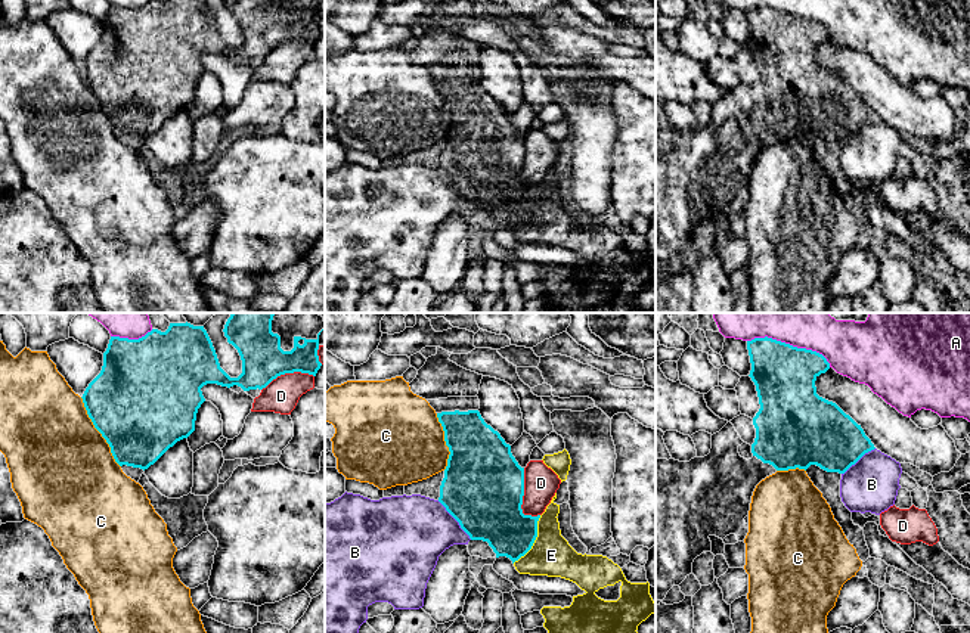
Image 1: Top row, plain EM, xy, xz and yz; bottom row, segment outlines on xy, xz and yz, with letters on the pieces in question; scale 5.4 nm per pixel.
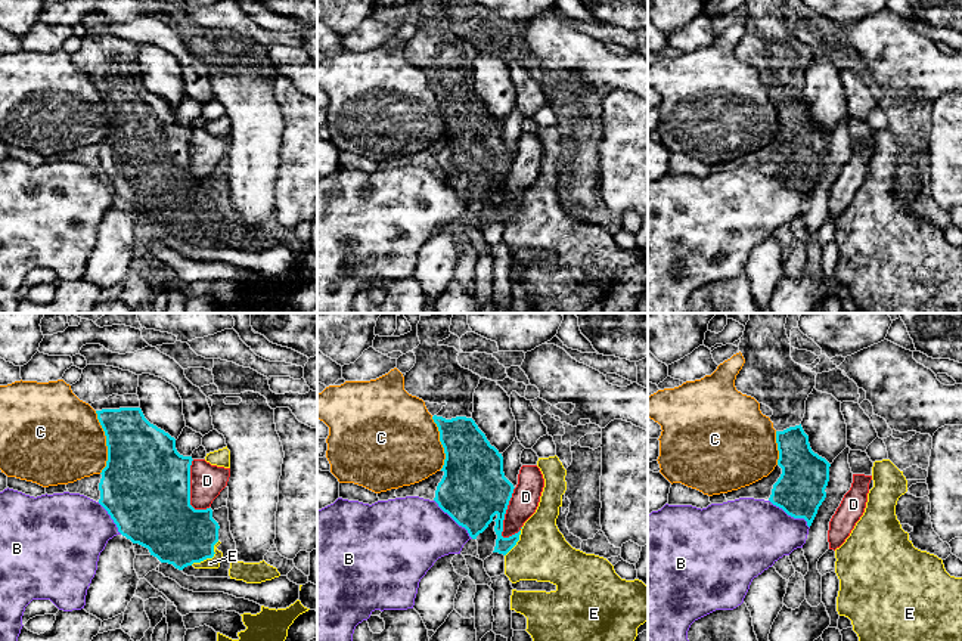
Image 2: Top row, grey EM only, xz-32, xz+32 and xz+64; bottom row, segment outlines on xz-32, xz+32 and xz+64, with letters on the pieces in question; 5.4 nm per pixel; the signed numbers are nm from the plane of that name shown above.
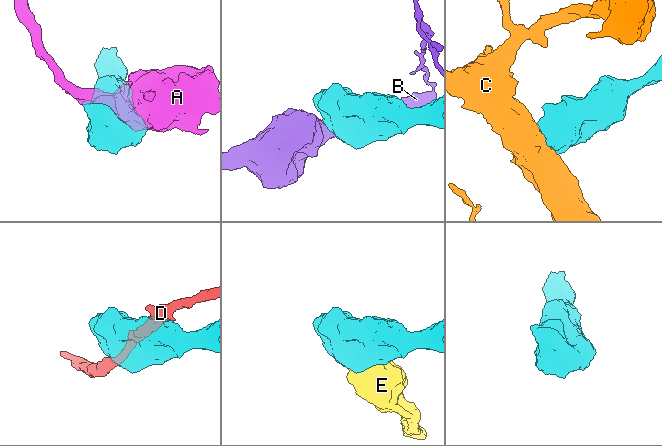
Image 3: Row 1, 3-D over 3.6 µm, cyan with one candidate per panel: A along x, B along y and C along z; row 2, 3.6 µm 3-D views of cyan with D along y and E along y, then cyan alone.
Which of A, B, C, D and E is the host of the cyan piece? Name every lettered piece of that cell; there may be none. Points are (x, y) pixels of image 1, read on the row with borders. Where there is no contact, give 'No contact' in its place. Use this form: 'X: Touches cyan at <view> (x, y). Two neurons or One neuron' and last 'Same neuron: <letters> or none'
A: Touches cyan at yz (789, 344). Two neurons
B: Touches cyan at xz (455, 518). Two neurons
C: Touches cyan at xy (99, 431). Two neurons
D: Touches cyan at xz (521, 497). Two neurons
E: Touches cyan at xz (535, 539). Two neurons
Same neuron: none

